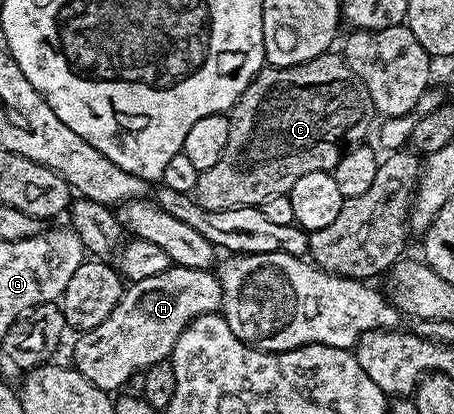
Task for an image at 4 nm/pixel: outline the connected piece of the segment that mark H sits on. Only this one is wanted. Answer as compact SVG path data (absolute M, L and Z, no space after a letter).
M169 264L162 275L131 282L120 301L98 327L81 332L72 349L74 367L94 387L109 391L123 390L131 376L148 369L154 363L171 358L178 335L194 319L215 313L223 306L224 296L219 276L212 269L195 269Z

